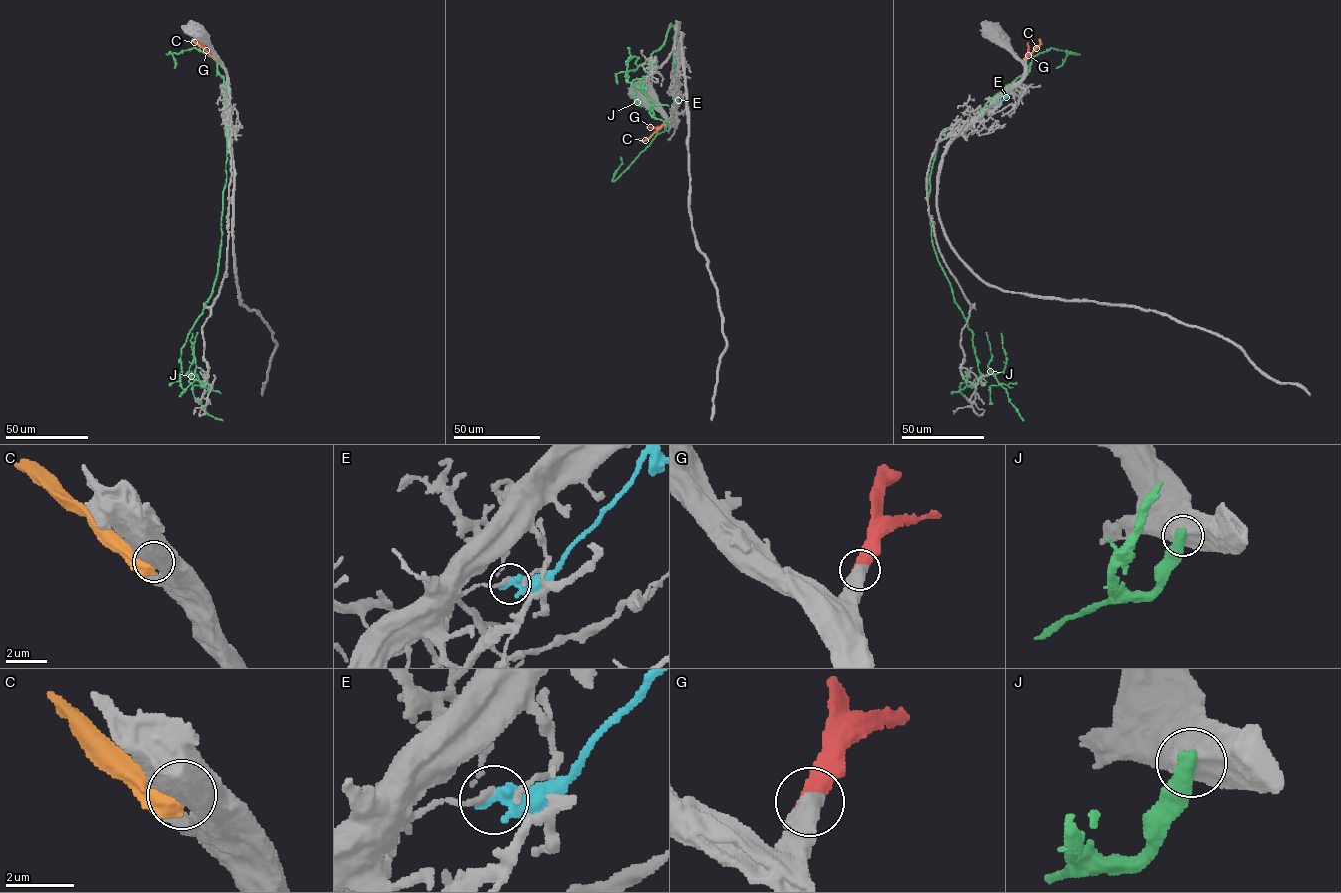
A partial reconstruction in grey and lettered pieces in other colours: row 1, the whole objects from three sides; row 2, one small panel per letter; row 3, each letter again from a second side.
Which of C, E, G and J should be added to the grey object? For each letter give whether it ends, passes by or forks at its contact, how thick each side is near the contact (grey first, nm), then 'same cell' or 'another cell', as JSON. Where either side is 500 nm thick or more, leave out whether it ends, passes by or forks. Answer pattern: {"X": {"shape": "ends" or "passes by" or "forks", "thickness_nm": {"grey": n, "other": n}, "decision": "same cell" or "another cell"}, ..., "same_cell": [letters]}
{"C": {"thickness_nm": {"grey": 700, "other": 600}, "decision": "another cell"}, "E": {"thickness_nm": {"grey": 200, "other": 550}, "decision": "another cell"}, "G": {"thickness_nm": {"grey": 550, "other": 550}, "decision": "same cell"}, "J": {"thickness_nm": {"grey": 750, "other": 460}, "decision": "another cell"}, "same_cell": ["G"]}

